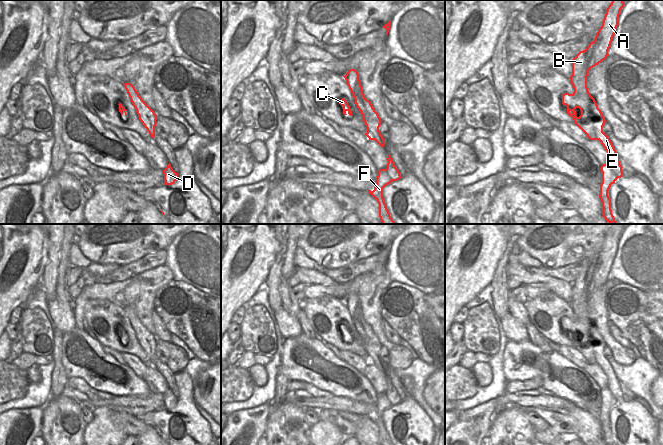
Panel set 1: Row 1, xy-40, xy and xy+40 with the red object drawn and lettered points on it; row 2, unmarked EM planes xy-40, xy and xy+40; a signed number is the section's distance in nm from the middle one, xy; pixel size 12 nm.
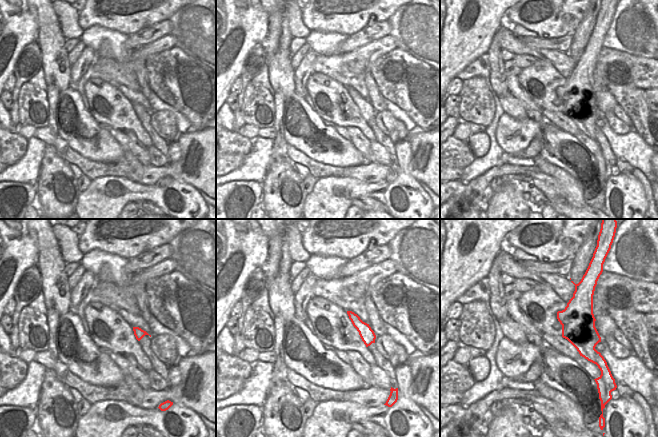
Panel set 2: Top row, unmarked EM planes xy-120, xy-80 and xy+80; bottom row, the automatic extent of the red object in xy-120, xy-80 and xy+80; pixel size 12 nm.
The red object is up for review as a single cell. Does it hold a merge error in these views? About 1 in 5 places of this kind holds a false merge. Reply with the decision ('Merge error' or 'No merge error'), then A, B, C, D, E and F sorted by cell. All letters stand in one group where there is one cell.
Merge error. Groups: A B C E F / D.

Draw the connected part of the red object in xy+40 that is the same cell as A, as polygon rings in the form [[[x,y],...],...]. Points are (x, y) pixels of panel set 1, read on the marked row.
[[[612,0],[611,4],[606,10],[602,26],[596,33],[595,40],[589,44],[589,46],[580,51],[572,59],[572,75],[569,78],[570,82],[574,88],[572,94],[564,93],[562,95],[562,104],[567,106],[567,114],[571,116],[574,123],[587,135],[590,140],[599,140],[608,154],[608,163],[603,164],[600,168],[602,172],[602,183],[600,185],[600,195],[599,198],[602,202],[602,215],[607,222],[610,224],[616,224],[615,218],[611,210],[611,199],[608,196],[608,191],[612,184],[618,179],[618,177],[613,172],[613,169],[618,169],[620,165],[619,156],[608,136],[603,132],[603,126],[606,122],[601,110],[595,99],[590,95],[587,88],[587,76],[591,68],[595,67],[603,60],[607,58],[608,50],[610,48],[612,38],[615,34],[616,28],[618,26],[618,18],[621,9],[624,7],[625,3],[623,0]]]

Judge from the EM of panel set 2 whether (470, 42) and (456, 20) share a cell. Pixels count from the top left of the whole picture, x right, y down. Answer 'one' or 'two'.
one

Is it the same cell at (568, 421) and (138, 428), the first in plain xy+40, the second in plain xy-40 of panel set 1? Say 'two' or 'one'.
one

